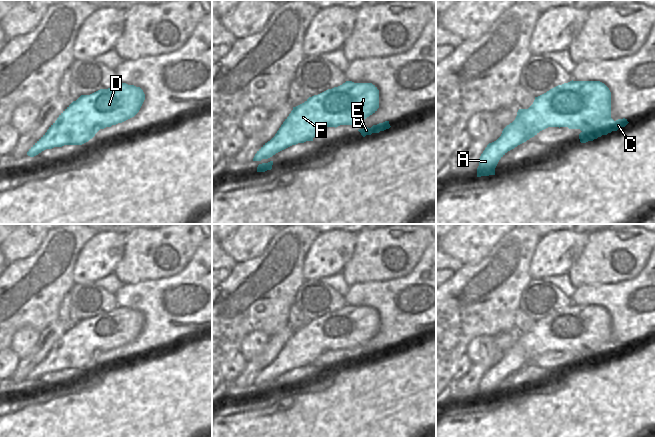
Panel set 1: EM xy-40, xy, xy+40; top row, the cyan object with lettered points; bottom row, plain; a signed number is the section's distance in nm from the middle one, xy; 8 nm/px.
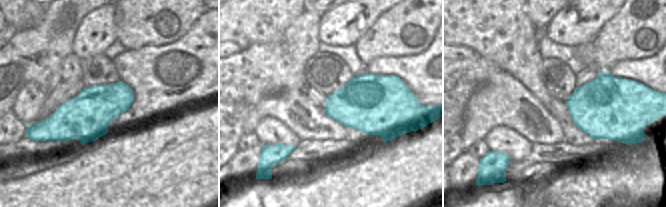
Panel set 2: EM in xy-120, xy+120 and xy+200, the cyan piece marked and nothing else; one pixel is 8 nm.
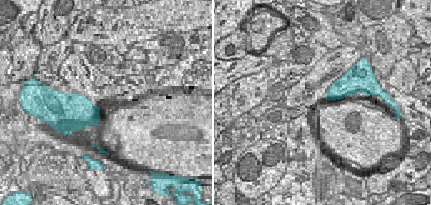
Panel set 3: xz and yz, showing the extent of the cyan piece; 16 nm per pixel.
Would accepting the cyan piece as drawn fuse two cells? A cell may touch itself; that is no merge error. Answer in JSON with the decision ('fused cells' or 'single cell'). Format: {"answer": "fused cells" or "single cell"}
{"answer": "single cell"}

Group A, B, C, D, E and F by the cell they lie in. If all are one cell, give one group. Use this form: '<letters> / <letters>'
A B C D E F

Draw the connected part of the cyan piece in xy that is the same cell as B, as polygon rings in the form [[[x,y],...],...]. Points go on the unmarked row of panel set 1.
[[[346,305],[293,331],[275,360],[257,375],[253,385],[268,383],[292,369],[313,365],[326,351],[352,349],[378,332],[379,314],[375,309]]]

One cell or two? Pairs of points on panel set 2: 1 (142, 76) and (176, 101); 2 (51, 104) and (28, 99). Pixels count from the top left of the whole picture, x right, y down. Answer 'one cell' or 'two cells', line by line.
1: one cell
2: two cells

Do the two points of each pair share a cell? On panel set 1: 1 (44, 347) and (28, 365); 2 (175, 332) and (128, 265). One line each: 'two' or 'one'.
1: one
2: two

